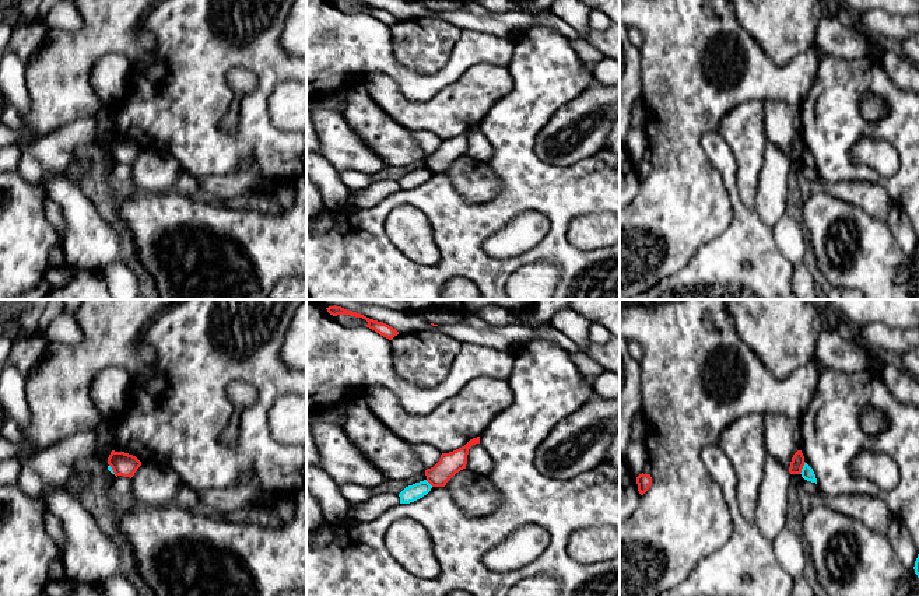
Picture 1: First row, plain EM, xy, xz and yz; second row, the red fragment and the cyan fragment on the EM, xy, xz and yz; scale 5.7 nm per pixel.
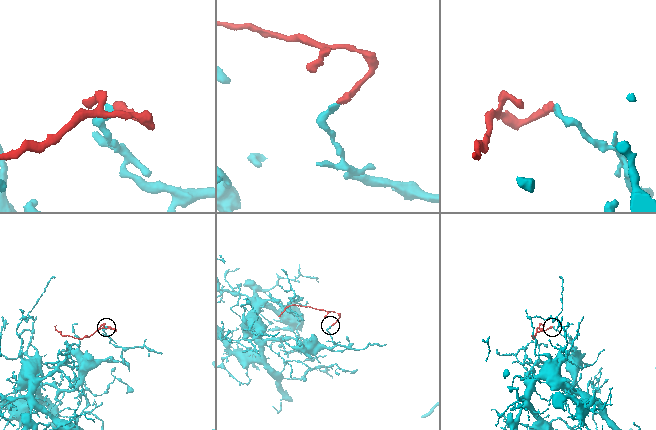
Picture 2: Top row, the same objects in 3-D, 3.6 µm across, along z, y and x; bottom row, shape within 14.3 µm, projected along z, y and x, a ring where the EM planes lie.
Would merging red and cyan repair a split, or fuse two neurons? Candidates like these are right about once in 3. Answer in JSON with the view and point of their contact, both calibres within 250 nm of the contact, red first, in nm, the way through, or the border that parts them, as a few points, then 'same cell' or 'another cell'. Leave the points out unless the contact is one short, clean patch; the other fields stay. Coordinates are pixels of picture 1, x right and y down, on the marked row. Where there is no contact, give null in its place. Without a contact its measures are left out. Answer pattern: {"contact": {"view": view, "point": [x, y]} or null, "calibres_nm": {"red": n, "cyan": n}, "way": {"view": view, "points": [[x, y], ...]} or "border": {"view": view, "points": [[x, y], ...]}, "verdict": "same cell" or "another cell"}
{"contact": {"view": "yz", "point": [802, 467]}, "calibres_nm": {"red": 80, "cyan": 70}, "border": {"view": "yz", "points": [[804, 462], [799, 473]]}, "verdict": "another cell"}

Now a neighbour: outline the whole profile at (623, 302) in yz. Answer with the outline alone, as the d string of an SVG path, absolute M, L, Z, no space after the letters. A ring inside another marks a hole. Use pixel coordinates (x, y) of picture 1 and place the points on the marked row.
M620 299L620 308L629 306L629 305L655 308L662 304L677 302L677 301L681 301L681 299Z

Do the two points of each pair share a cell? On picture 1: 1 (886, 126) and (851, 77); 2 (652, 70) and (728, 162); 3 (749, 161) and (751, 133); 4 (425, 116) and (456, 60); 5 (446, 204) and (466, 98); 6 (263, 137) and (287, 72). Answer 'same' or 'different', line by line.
1: same
2: different
3: same
4: different
5: different
6: same

